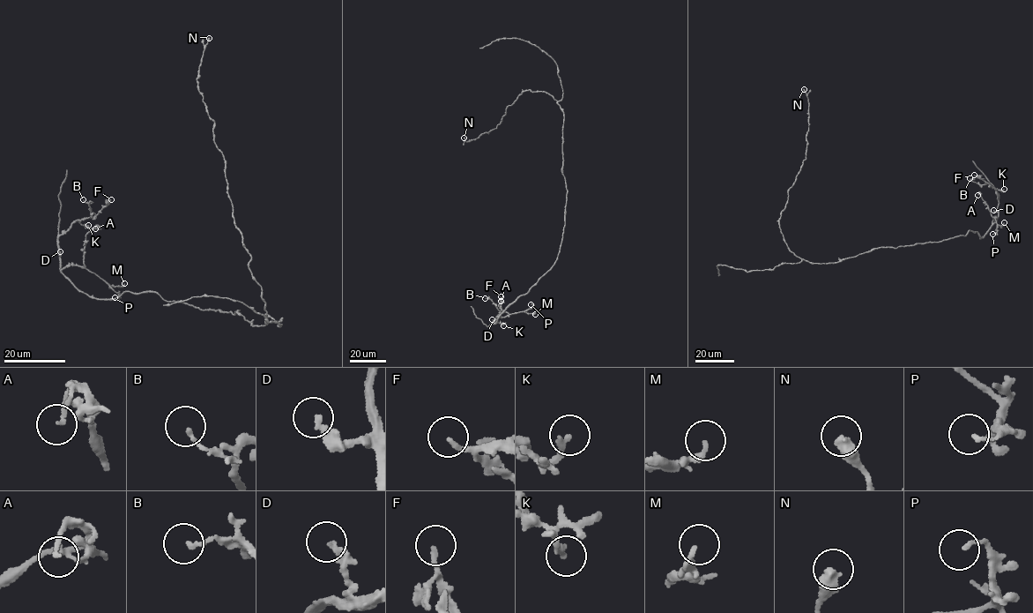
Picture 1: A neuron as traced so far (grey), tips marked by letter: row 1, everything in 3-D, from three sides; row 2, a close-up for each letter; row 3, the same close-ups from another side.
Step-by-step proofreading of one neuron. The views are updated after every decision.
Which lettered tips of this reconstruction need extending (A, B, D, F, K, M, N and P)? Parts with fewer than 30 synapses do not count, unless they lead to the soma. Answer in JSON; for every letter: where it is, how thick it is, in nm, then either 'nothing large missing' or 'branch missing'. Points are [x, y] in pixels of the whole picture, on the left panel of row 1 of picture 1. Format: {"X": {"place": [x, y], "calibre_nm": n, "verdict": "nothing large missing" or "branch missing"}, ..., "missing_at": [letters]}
{"A": {"place": [95, 228], "calibre_nm": 150, "verdict": "nothing large missing"}, "B": {"place": [83, 199], "calibre_nm": 160, "verdict": "nothing large missing"}, "D": {"place": [60, 251], "calibre_nm": 190, "verdict": "nothing large missing"}, "F": {"place": [111, 199], "calibre_nm": 160, "verdict": "nothing large missing"}, "K": {"place": [88, 225], "calibre_nm": 220, "verdict": "nothing large missing"}, "M": {"place": [124, 283], "calibre_nm": 190, "verdict": "nothing large missing"}, "N": {"place": [209, 38], "calibre_nm": 480, "verdict": "nothing large missing"}, "P": {"place": [115, 297], "calibre_nm": 130, "verdict": "nothing large missing"}, "missing_at": []}

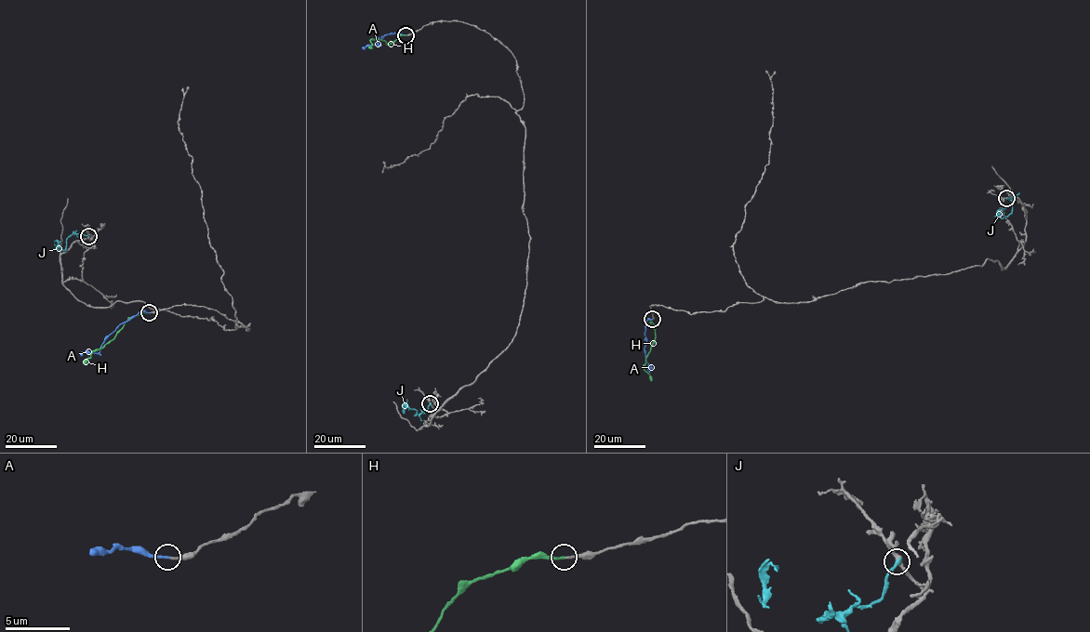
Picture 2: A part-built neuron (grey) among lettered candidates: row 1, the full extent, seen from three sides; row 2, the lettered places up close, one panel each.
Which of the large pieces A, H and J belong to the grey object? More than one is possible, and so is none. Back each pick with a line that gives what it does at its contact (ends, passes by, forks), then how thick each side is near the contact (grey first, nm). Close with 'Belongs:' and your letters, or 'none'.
A: it ends | 180/200 nm
Belongs: A

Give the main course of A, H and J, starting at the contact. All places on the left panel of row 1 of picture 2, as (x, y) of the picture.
A: (149, 312), (140, 311), (124, 322), (109, 335), (99, 352), (80, 355)
H: (149, 312), (127, 321), (112, 339), (94, 350), (84, 364)
J: (88, 236), (73, 233), (66, 239), (65, 250), (59, 250), (59, 243), (56, 242)

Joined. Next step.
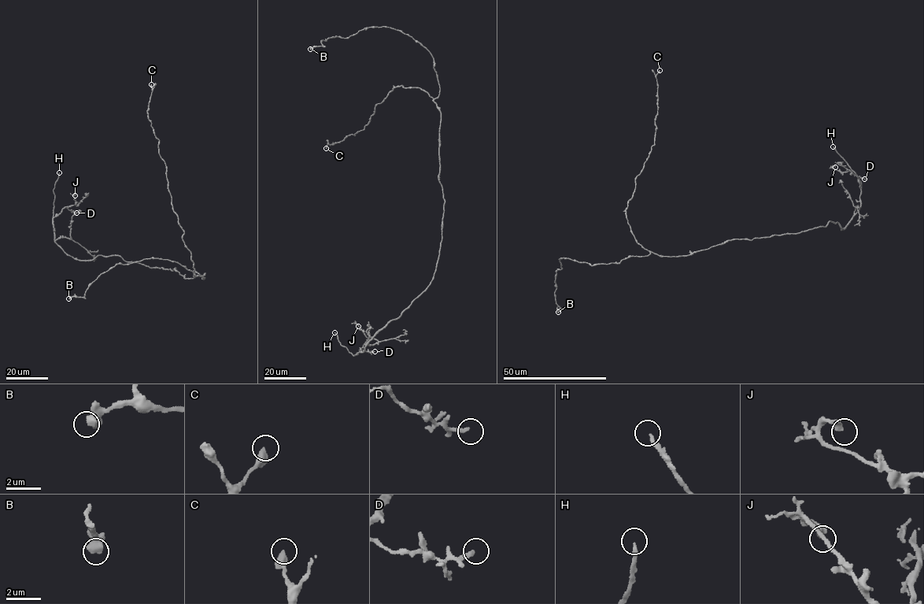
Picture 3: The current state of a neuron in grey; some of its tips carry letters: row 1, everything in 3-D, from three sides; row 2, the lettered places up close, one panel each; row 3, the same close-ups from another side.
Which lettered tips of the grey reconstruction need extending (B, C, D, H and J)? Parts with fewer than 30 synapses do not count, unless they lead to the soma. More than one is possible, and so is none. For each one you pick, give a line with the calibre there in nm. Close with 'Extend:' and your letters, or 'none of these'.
H: 200 nm thick
Extend: H

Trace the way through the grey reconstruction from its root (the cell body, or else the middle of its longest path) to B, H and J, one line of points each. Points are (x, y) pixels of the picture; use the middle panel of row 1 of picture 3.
B: (440, 164), (441, 111), (434, 101), (440, 85), (425, 48), (398, 31), (372, 27), (310, 49)
H: (440, 164), (438, 178), (444, 200), (441, 239), (430, 285), (375, 334), (364, 351), (353, 355), (334, 332)
J: (440, 164), (444, 204), (433, 279), (356, 354), (368, 339), (358, 326)

